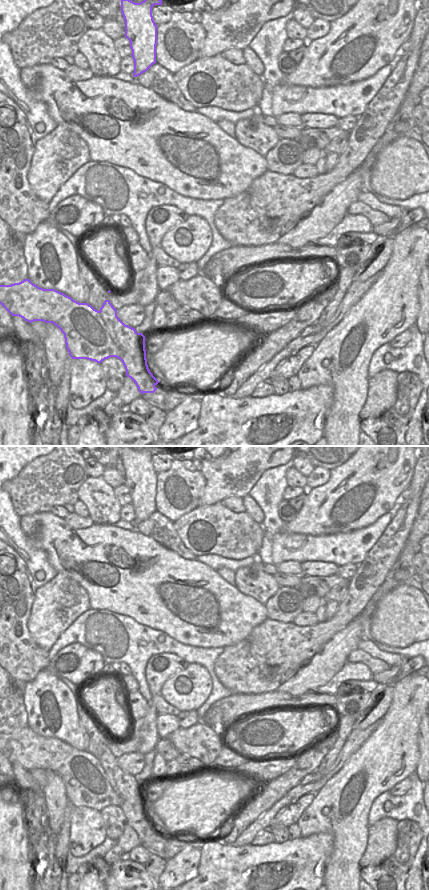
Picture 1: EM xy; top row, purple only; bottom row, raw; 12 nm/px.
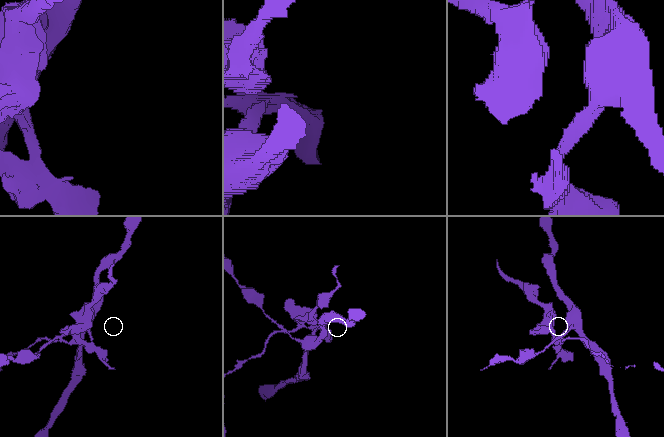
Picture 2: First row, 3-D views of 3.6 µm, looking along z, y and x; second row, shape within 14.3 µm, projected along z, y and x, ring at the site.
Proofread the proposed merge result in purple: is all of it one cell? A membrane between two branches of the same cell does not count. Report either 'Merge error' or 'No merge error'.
Merge error.

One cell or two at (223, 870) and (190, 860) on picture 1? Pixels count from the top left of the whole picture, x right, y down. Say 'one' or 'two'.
two

